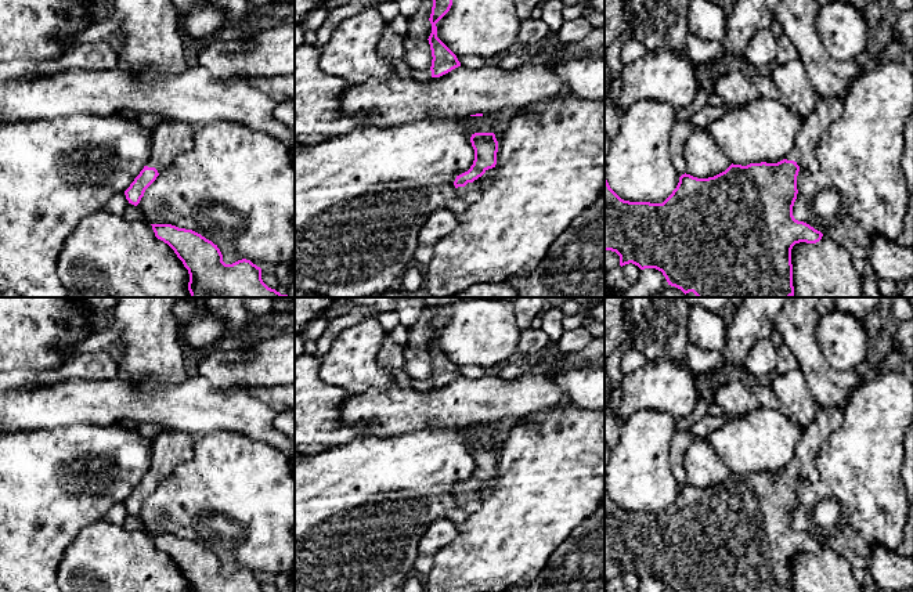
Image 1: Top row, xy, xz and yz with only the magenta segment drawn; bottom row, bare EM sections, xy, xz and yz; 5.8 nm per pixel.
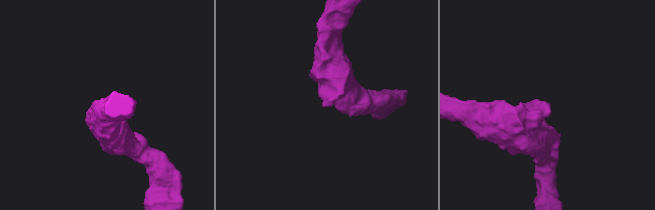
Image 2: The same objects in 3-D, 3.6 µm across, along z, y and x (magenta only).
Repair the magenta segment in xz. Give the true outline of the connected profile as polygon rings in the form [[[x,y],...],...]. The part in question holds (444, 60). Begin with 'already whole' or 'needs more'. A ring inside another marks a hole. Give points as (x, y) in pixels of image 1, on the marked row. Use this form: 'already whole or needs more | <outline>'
already whole | [[[433,0],[430,24],[432,33],[429,36],[429,44],[432,50],[432,77],[440,77],[452,69],[461,66],[456,55],[437,37],[436,24],[450,11],[452,0]]]

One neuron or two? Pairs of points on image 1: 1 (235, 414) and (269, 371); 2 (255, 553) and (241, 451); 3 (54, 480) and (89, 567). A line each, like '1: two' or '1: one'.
1: two
2: one
3: two

